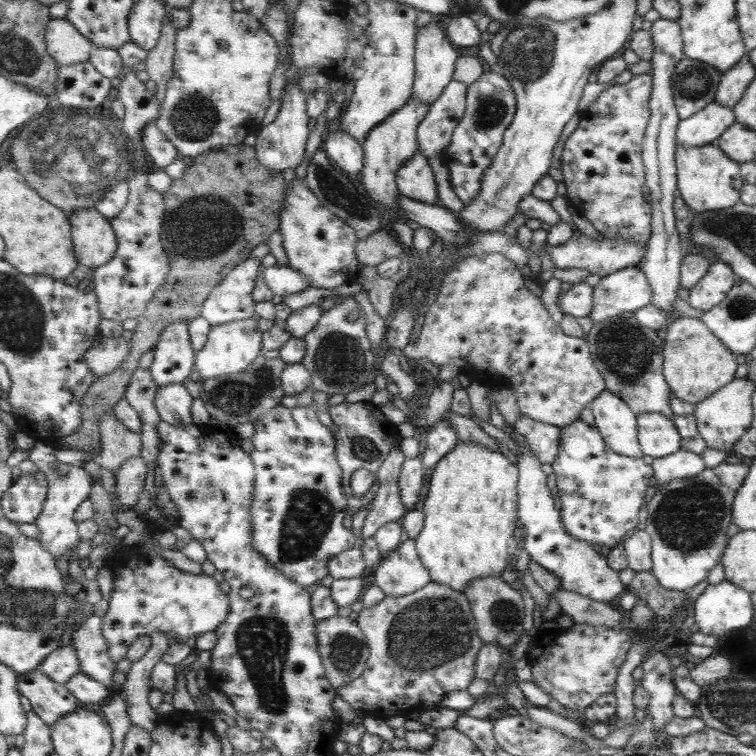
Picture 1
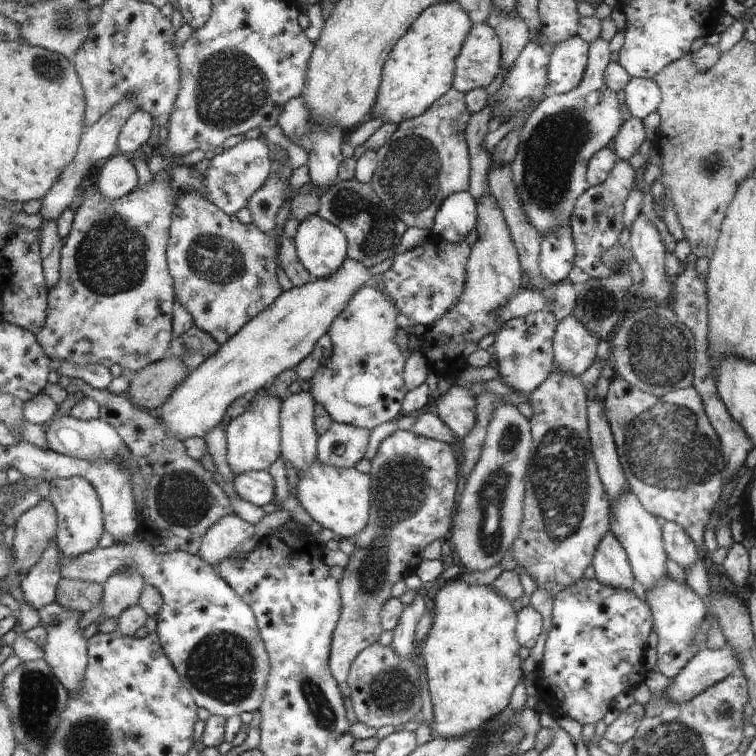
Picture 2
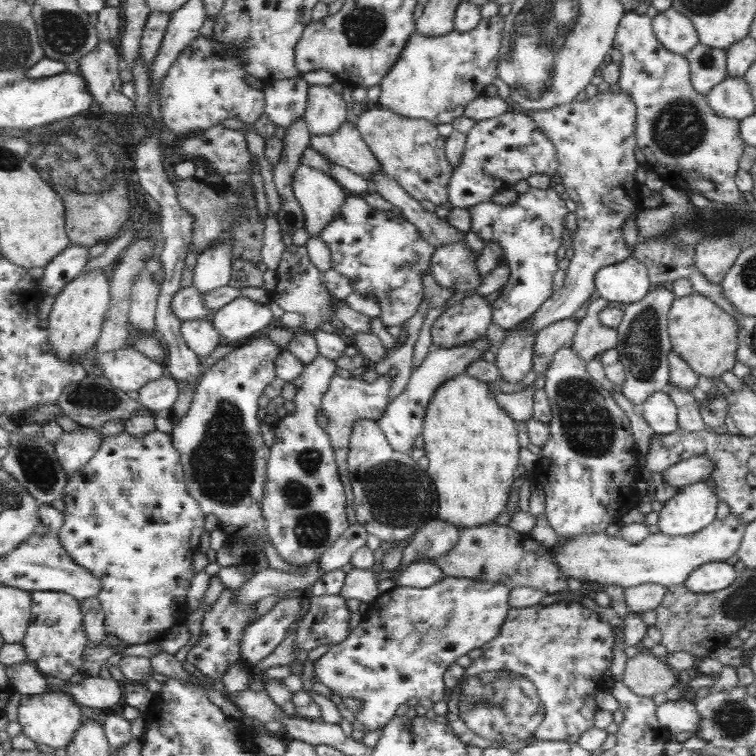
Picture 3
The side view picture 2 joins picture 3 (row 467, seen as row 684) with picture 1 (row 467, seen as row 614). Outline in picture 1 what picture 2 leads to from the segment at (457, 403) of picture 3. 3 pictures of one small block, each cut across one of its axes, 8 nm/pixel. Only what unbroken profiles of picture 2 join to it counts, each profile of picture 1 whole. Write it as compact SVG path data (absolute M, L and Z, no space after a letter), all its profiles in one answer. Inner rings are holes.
M461 440L436 464L422 510L426 516L425 526L416 538L417 550L433 582L446 584L463 593L473 579L499 577L495 574L499 574L507 566L511 554L515 552L513 528L519 516L519 512L515 512L517 471L518 468L499 451L488 450L479 443L466 443Z

